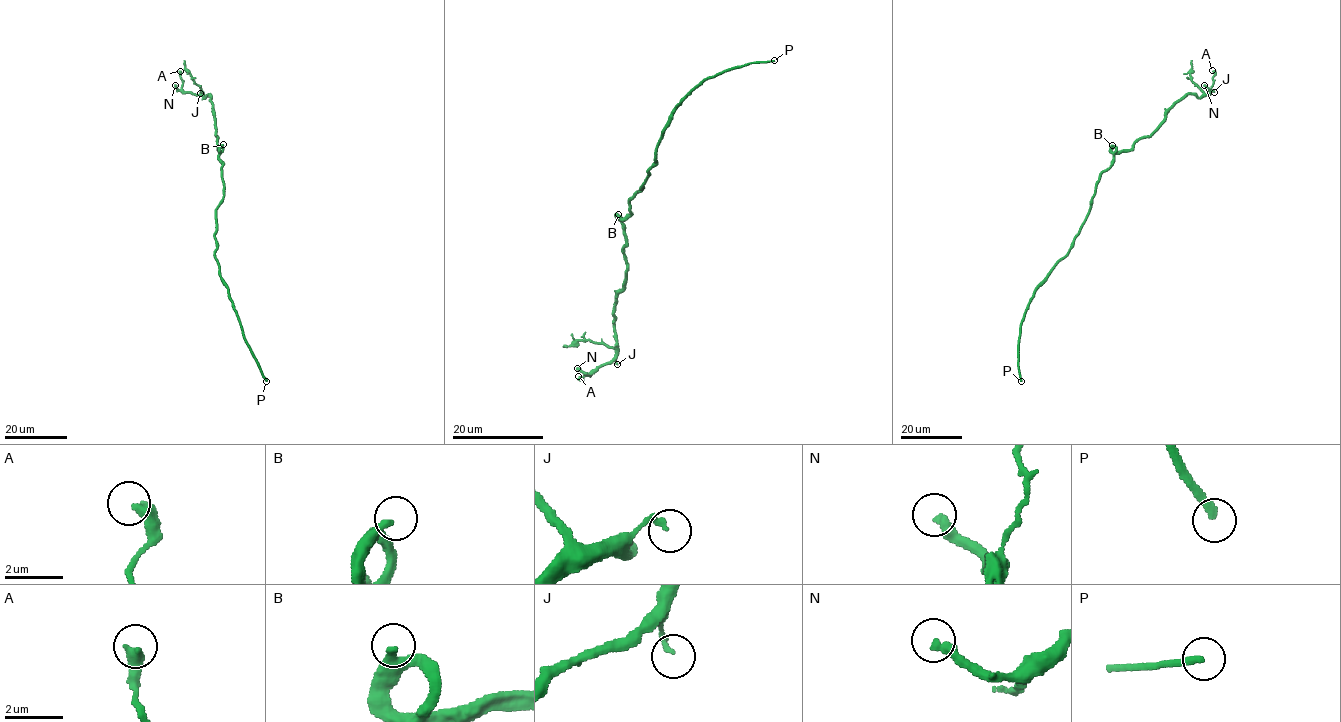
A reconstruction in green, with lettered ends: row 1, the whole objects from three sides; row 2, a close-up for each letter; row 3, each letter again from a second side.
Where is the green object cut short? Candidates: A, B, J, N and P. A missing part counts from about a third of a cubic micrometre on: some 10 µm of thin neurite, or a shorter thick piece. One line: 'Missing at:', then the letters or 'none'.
Missing at: B, N

